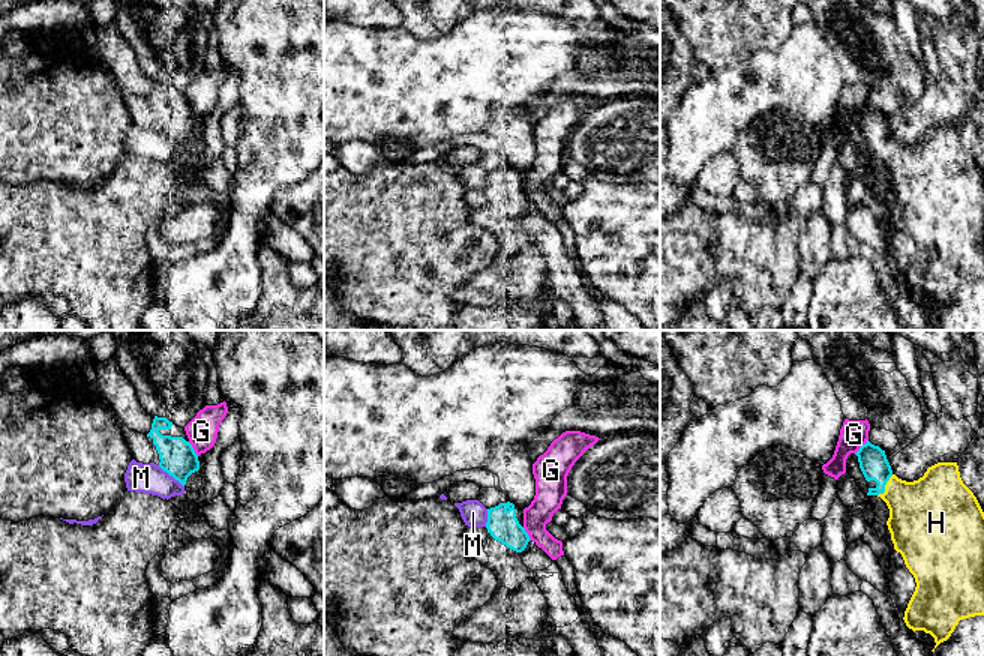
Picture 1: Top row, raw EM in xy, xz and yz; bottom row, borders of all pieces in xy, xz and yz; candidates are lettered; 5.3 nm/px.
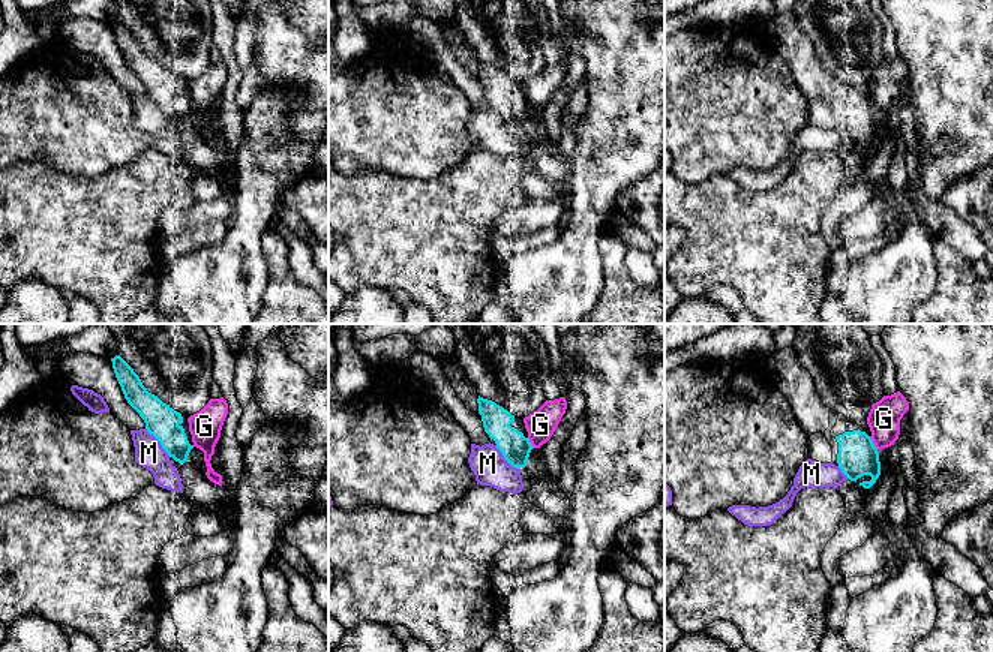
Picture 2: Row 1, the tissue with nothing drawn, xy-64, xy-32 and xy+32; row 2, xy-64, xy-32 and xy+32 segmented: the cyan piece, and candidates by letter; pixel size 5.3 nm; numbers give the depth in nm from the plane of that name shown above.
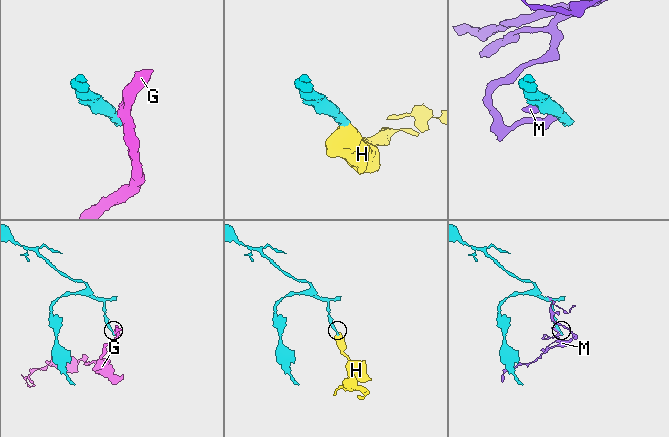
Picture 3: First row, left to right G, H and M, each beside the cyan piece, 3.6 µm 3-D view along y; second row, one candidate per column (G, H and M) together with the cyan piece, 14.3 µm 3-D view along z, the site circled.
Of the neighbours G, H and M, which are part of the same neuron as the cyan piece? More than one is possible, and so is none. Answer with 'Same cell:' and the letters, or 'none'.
Same cell: H

